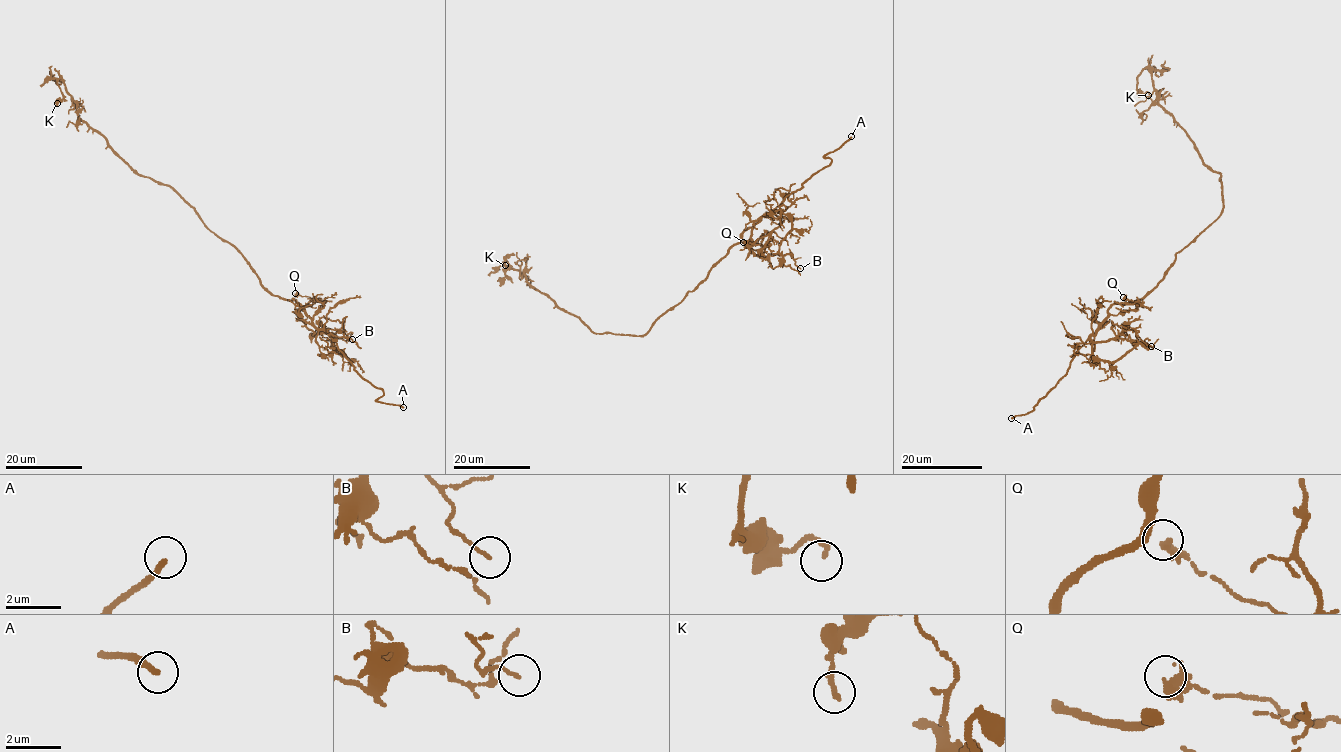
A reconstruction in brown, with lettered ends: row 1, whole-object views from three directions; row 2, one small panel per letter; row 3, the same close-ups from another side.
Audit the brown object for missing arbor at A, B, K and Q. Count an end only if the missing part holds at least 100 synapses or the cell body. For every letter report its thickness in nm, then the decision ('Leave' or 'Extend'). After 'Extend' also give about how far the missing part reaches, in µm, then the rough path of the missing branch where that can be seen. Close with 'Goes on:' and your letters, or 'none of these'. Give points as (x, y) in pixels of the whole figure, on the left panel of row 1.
A: Thickness 200 nm. Extend. Missing length about 15 µm. Course of what is missing: (403, 407), (400, 424), (411, 440)
B: Thickness 70 nm. Leave
K: Thickness 150 nm. Leave
Q: Thickness 160 nm. Leave
Goes on: A

